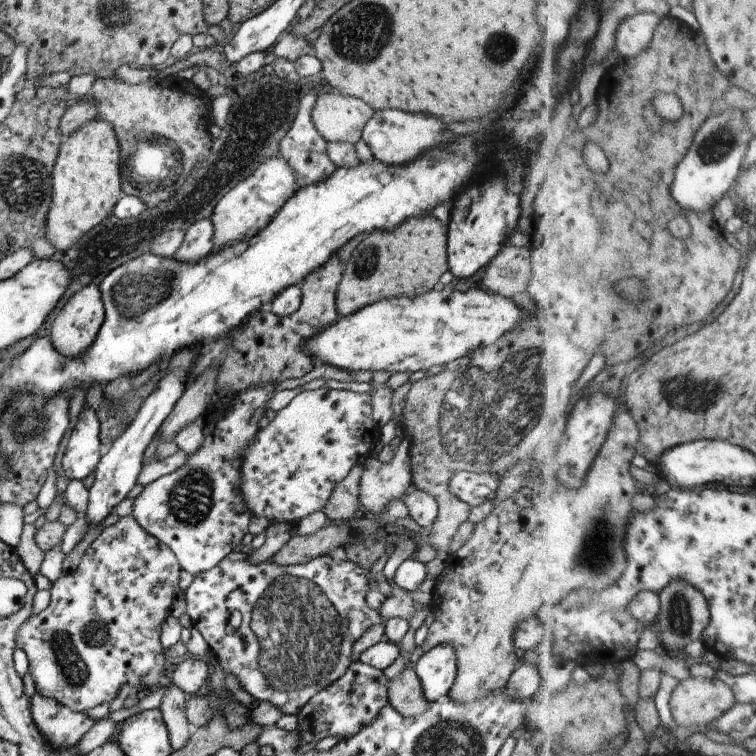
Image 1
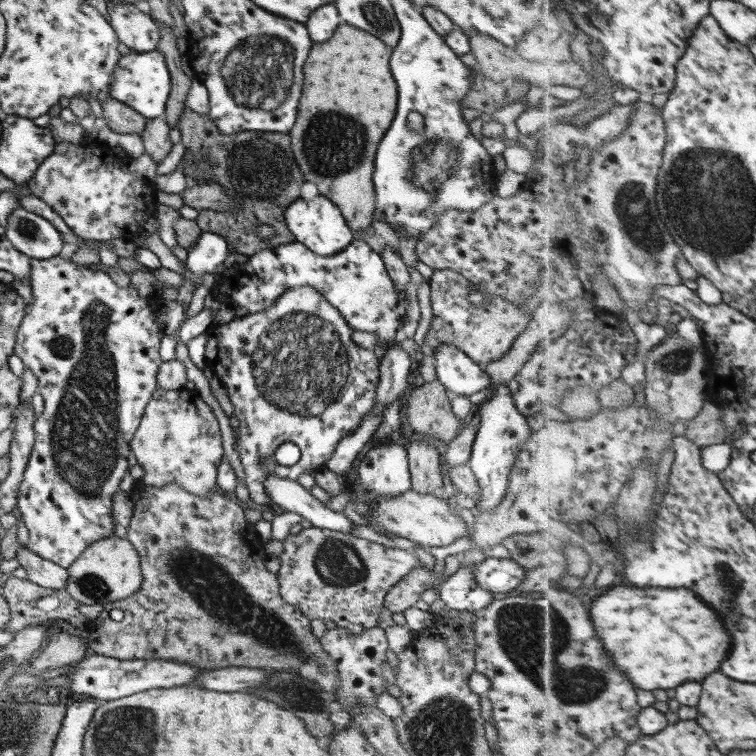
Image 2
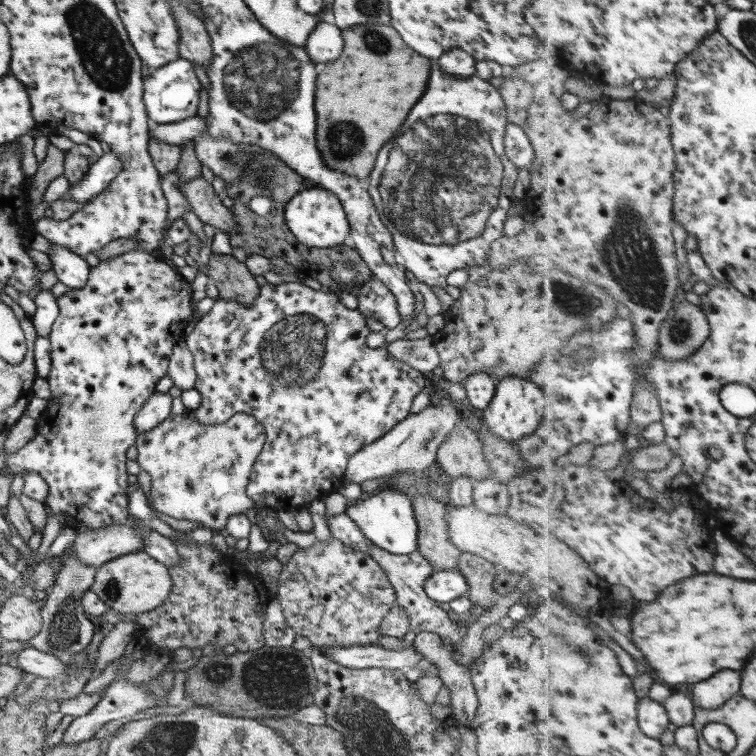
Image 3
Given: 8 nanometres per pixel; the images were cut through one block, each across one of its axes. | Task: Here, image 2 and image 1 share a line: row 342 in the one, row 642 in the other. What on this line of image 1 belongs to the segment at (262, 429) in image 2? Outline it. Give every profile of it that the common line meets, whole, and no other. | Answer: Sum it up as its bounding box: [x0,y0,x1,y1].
[185,552,386,715]

